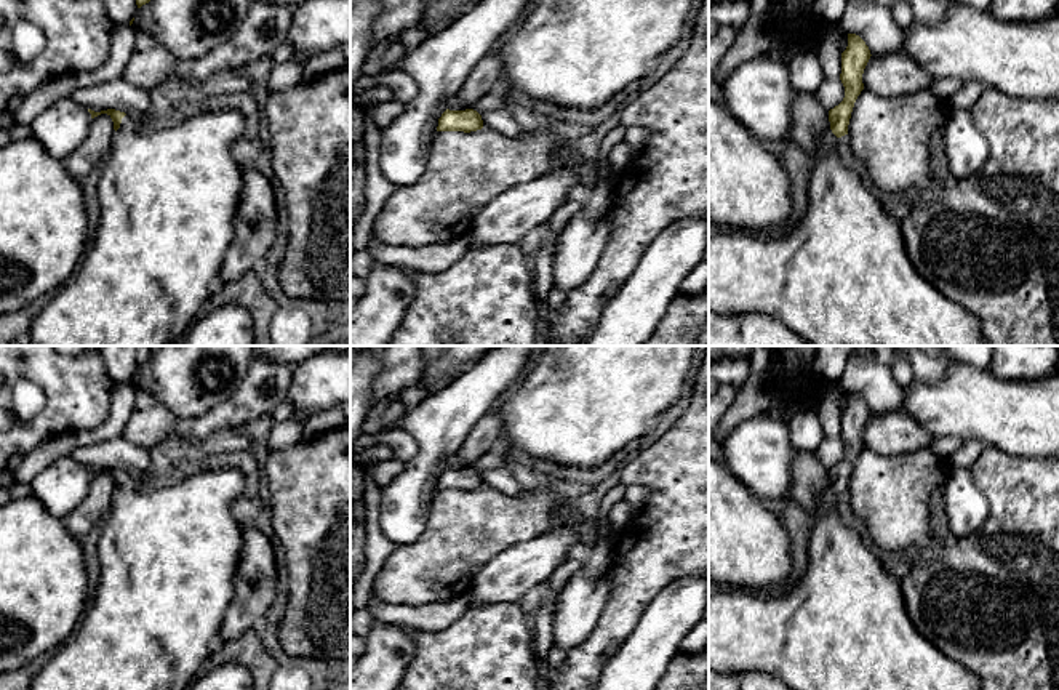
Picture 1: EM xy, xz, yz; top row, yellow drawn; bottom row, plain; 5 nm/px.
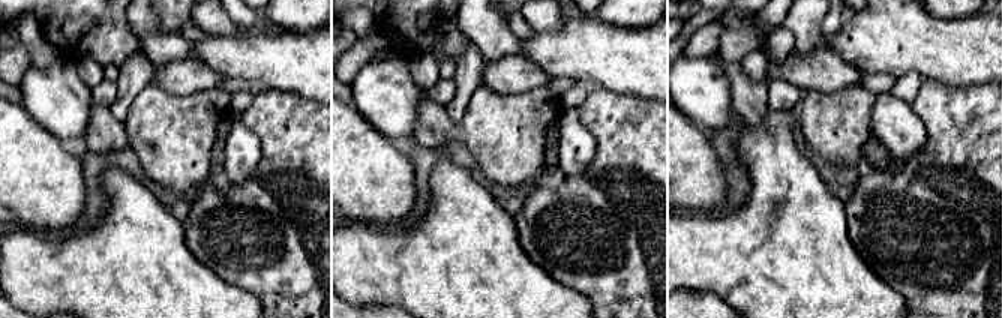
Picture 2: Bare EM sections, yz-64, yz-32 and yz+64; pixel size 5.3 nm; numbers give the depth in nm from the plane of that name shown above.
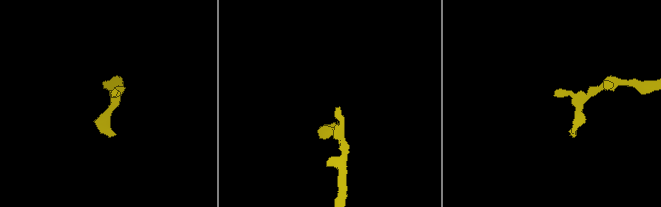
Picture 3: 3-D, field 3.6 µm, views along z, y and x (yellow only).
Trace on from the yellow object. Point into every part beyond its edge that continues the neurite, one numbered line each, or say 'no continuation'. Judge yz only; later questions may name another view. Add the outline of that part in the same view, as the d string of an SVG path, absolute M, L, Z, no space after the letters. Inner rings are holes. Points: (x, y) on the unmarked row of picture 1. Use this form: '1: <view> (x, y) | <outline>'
1: yz (843, 626) | M825 491L809 511L808 568L793 586L760 592L723 588L709 594L709 668L728 674L768 674L792 690L981 690L981 680L941 653L912 624L901 581L838 514L840 496Z

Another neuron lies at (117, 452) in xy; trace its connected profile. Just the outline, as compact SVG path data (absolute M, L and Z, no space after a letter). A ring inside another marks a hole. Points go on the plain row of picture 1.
M112 437L106 442L75 448L70 456L94 471L107 467L125 471L138 482L144 482L150 474L149 450L134 445L123 437Z

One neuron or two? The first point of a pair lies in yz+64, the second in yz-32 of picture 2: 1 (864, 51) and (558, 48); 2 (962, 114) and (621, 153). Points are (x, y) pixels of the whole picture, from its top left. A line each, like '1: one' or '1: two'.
1: one
2: one

